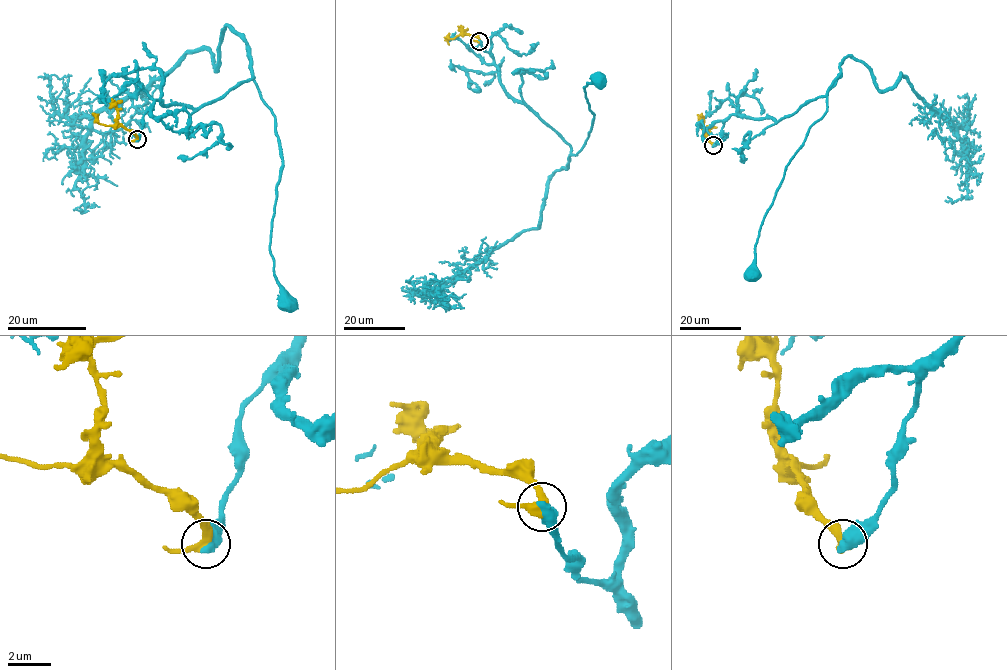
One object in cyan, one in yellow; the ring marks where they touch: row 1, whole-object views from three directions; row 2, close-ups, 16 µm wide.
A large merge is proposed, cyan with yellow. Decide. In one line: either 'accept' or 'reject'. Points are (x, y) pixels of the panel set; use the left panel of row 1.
reject

